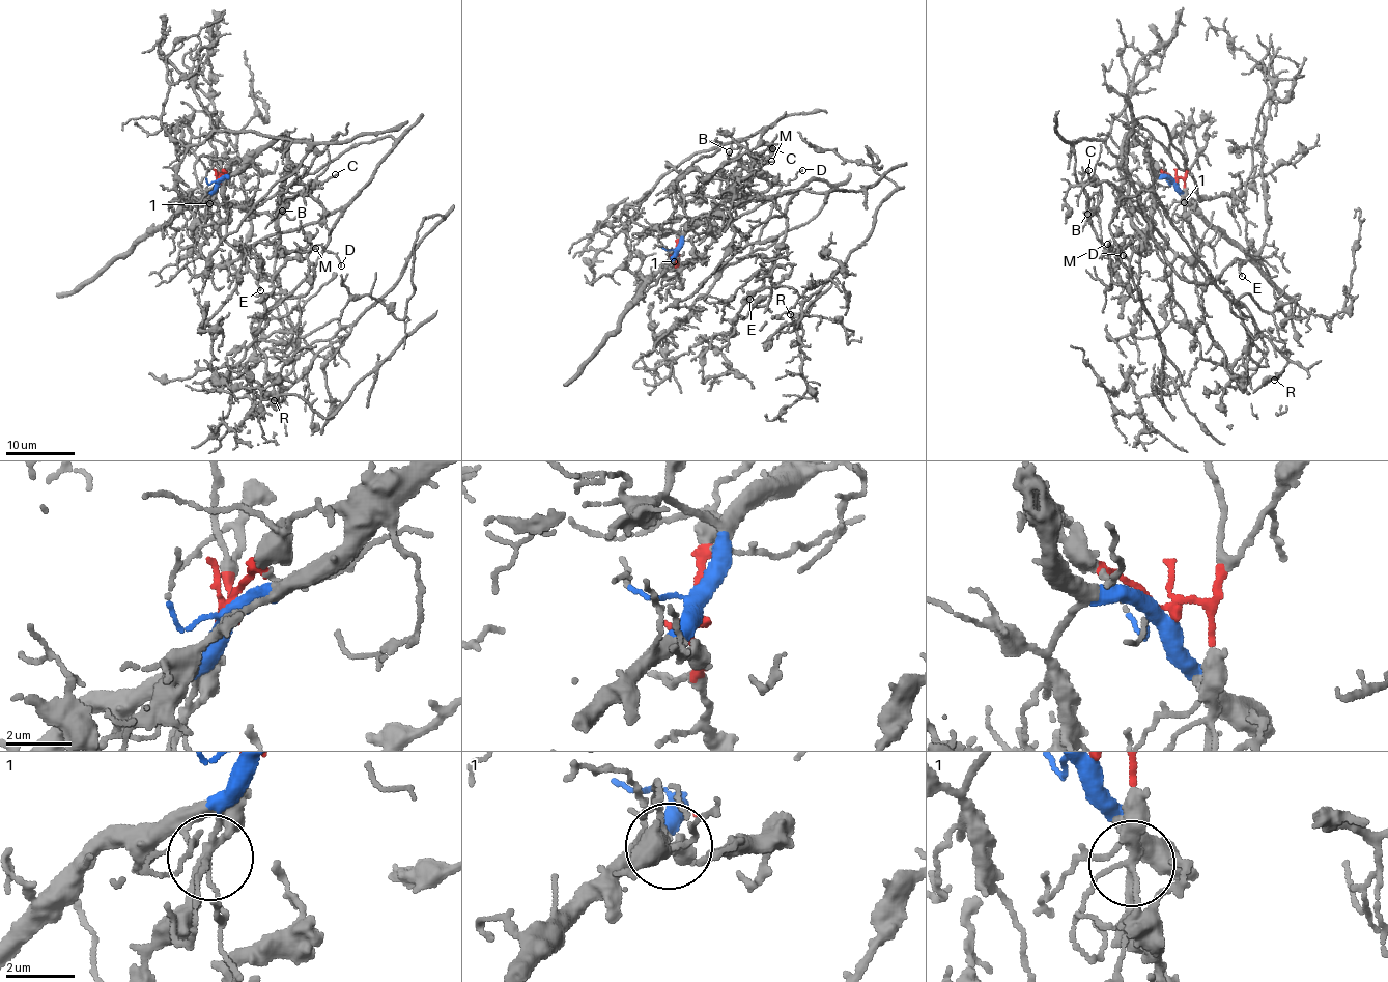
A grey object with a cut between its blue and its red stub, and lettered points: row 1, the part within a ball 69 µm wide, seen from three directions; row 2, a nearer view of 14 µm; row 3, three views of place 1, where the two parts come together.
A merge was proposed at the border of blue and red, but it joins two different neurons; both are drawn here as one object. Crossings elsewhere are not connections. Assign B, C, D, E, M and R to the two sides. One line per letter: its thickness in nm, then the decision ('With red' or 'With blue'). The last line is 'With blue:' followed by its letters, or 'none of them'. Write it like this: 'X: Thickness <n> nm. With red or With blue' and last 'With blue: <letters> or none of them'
B: Thickness 130 nm. With blue
C: Thickness 150 nm. With blue
D: Thickness 130 nm. With blue
E: Thickness 140 nm. With red
M: Thickness 110 nm. With blue
R: Thickness 110 nm. With red
With blue: B, C, D, M

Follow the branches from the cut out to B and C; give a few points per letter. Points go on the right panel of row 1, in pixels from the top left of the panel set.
B: (1173, 179), (1160, 178), (1142, 145), (1128, 135), (1122, 149), (1127, 196), (1103, 183), (1087, 214)
C: (1173, 179), (1160, 178), (1142, 145), (1128, 135), (1122, 149), (1126, 198), (1106, 183), (1093, 179), (1088, 169)

